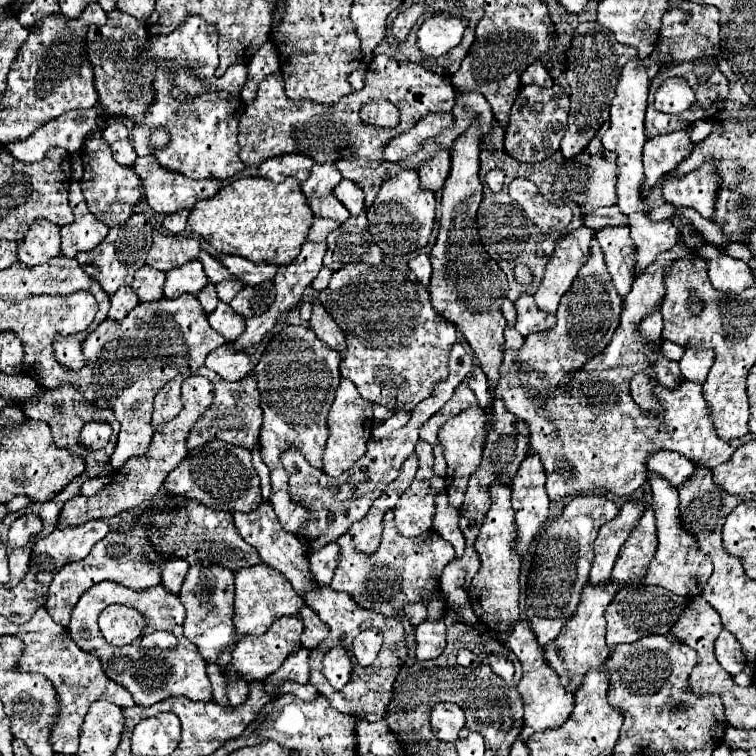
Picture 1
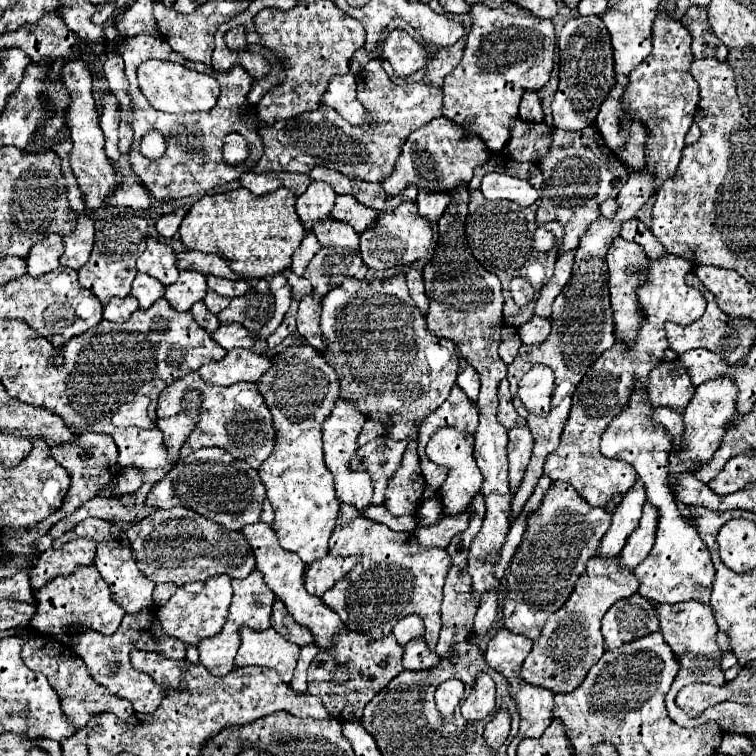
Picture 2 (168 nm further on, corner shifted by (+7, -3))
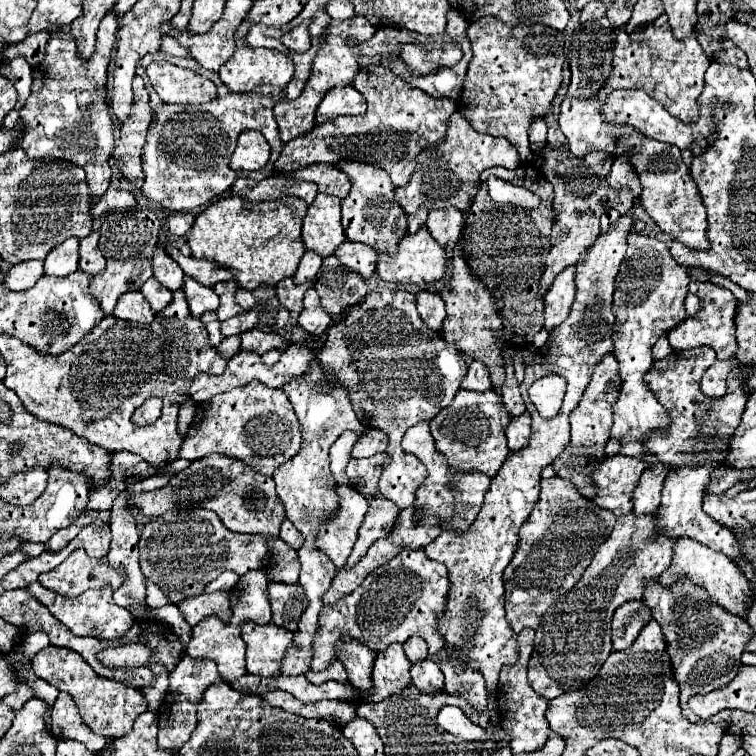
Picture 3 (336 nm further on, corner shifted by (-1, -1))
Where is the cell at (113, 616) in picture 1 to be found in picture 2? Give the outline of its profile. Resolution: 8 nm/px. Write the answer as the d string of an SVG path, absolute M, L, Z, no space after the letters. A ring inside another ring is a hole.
M82 565L72 575L62 575L50 581L36 593L36 599L38 599L38 613L34 615L32 627L50 635L72 633L80 627L112 635L124 617L124 609L114 601L110 585L100 577L96 565Z

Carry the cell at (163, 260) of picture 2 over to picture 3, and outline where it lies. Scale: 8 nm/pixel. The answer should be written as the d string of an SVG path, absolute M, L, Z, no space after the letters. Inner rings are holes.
M156 247L154 257L152 257L152 269L154 269L154 277L168 287L170 291L176 291L184 285L184 273L182 269L168 257L168 253L164 251L164 247Z

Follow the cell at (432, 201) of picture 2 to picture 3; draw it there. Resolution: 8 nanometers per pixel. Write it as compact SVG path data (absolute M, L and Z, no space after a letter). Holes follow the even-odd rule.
M458 209L428 213L426 227L440 247L456 247L464 227L464 213L460 213Z

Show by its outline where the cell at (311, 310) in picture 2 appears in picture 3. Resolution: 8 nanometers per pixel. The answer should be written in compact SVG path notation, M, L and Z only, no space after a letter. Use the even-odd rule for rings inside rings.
M314 287L308 289L304 295L304 309L298 317L298 325L308 333L322 335L330 323L332 323L332 317L328 313L324 313L316 289Z

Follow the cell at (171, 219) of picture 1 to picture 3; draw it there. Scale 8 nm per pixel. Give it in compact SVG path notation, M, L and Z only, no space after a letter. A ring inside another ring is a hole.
M188 211L170 213L168 215L168 229L174 235L186 235L190 231L190 227L194 225L194 219L196 219L196 215L188 213Z

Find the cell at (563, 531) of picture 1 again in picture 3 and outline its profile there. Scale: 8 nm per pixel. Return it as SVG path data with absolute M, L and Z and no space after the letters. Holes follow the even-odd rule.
M556 475L552 479L542 479L540 487L540 499L524 521L518 533L518 549L504 569L506 617L514 633L520 633L526 627L536 629L552 601L556 601L560 593L568 593L568 589L578 583L616 523L614 513L592 505L592 501L580 495L572 481Z

